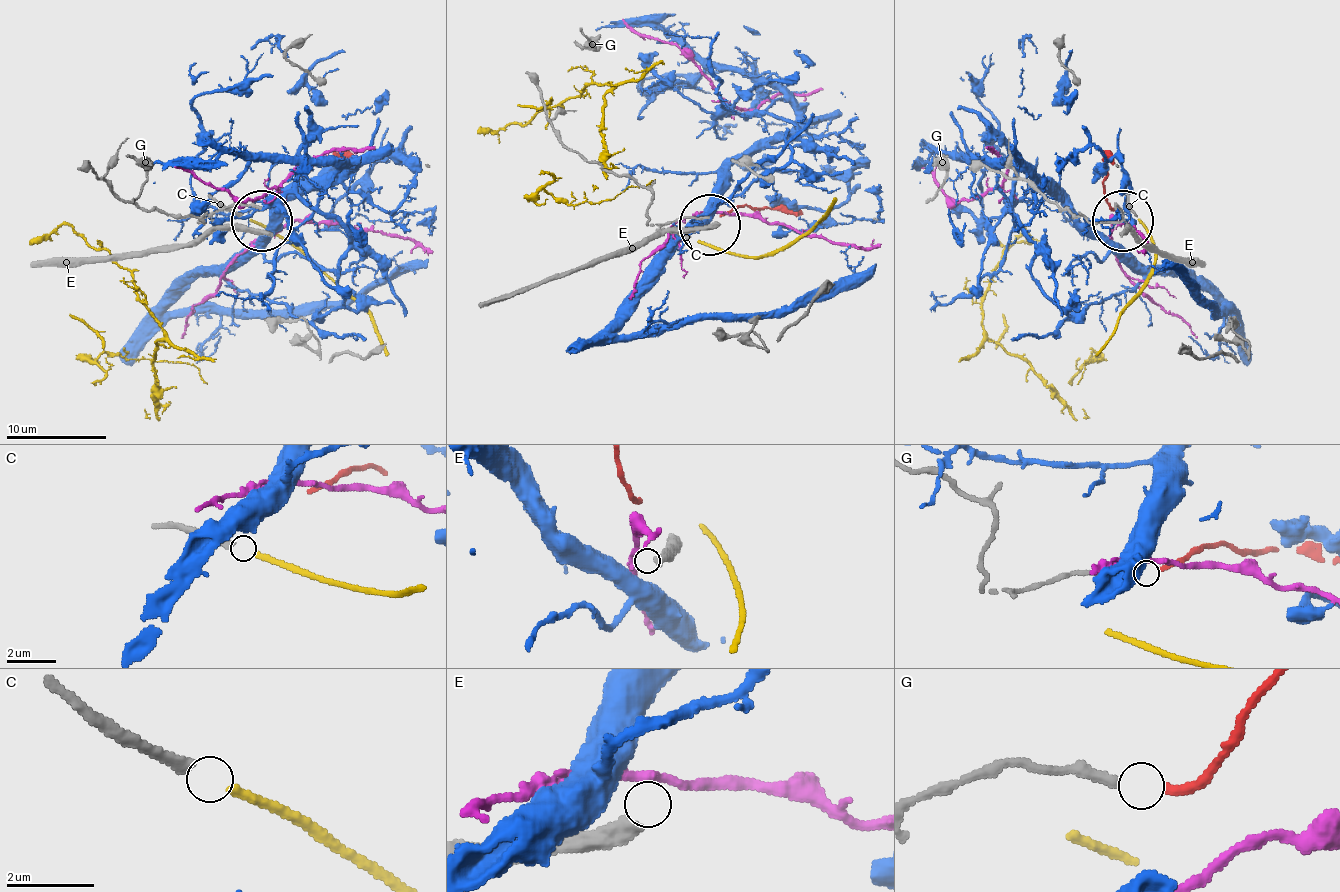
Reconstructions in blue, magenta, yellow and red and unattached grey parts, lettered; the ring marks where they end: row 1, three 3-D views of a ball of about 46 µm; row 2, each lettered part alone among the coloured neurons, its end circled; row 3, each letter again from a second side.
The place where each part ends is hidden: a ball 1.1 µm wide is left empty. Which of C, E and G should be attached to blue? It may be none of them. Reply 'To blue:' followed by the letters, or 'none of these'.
To blue: none of these

